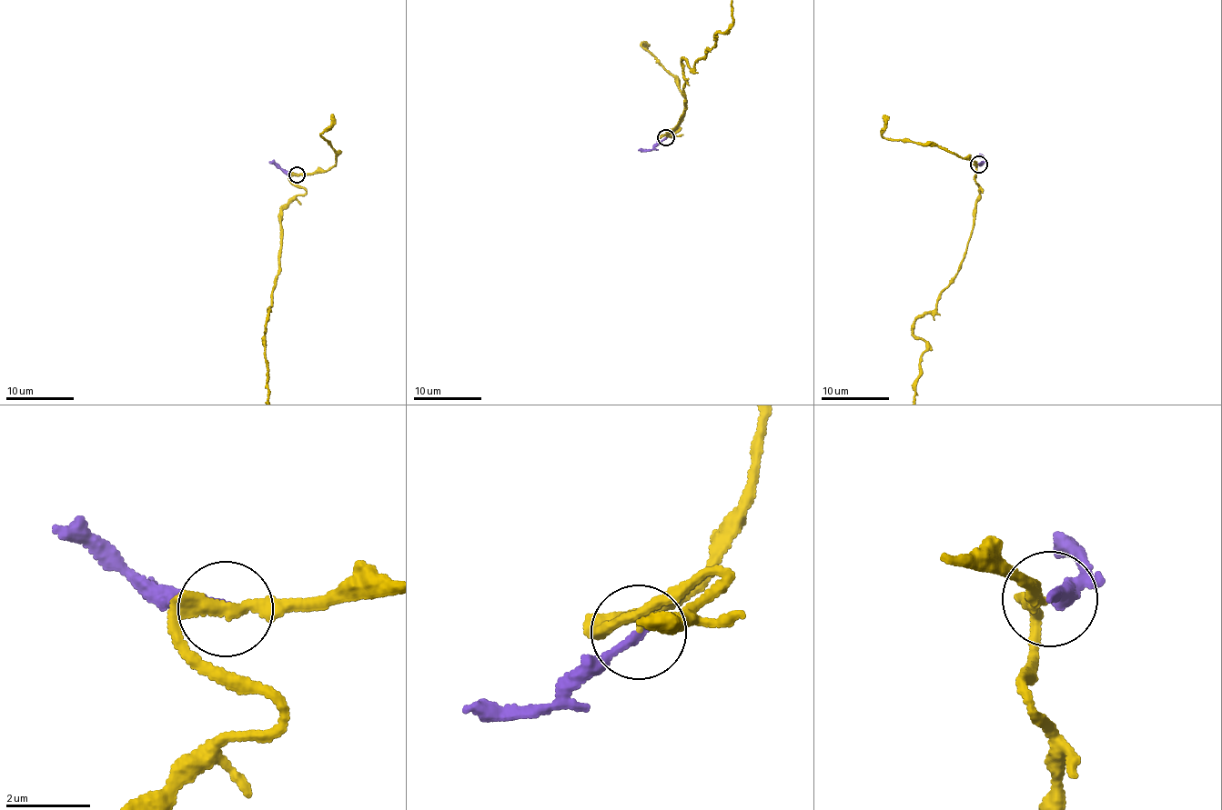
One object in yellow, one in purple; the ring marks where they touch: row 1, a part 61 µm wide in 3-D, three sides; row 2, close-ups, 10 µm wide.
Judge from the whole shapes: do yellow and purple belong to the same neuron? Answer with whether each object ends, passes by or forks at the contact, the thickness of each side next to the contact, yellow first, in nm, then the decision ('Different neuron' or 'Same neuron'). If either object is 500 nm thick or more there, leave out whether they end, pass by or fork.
At the ring yellow passes by. At the ring purple ends. Thickness 240 nm (yellow) against 200 nm. Same neuron

